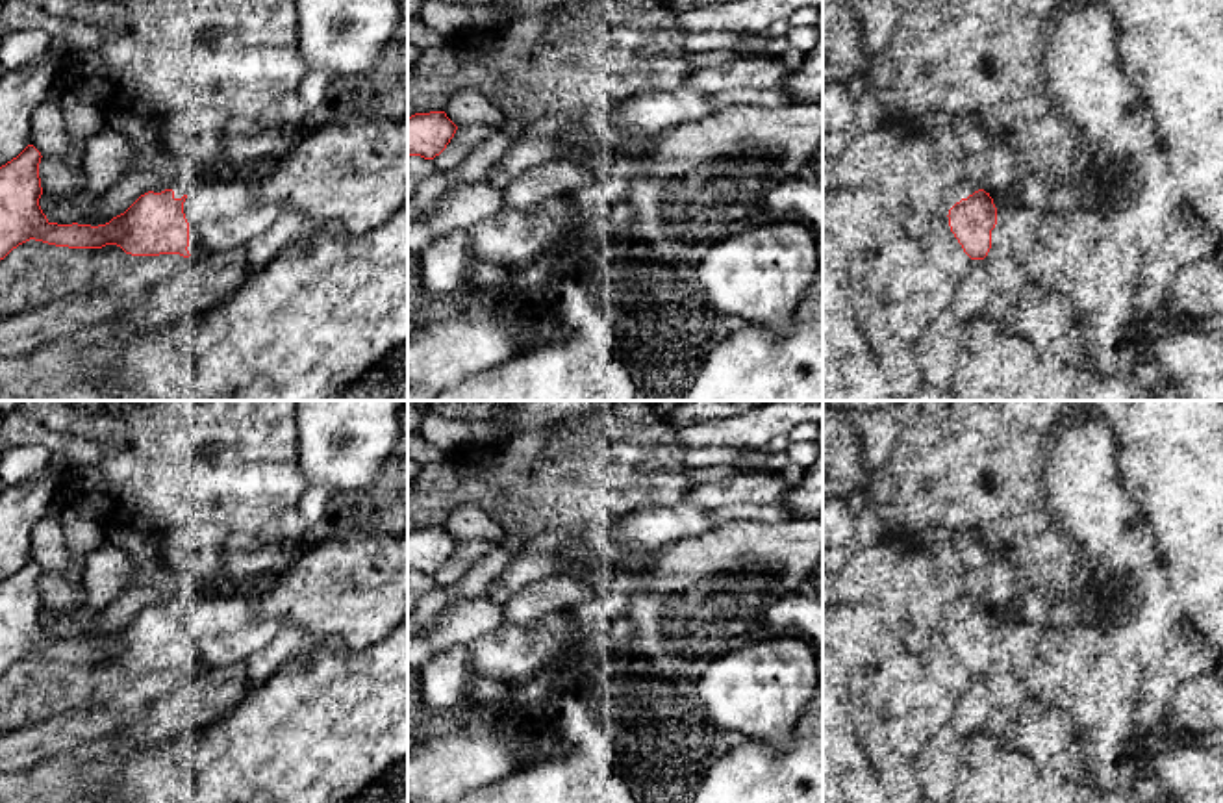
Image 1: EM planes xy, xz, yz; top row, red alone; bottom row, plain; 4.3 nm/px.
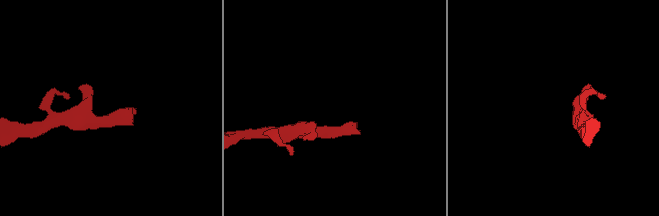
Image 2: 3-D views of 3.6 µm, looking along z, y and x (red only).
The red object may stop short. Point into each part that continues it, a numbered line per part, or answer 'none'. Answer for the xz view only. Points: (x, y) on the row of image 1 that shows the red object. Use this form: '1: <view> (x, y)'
none

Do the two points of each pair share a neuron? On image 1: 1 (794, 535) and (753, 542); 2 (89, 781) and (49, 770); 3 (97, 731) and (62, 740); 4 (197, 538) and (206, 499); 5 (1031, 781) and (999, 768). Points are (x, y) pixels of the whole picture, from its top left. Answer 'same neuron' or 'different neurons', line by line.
1: same neuron
2: same neuron
3: same neuron
4: different neurons
5: same neuron

